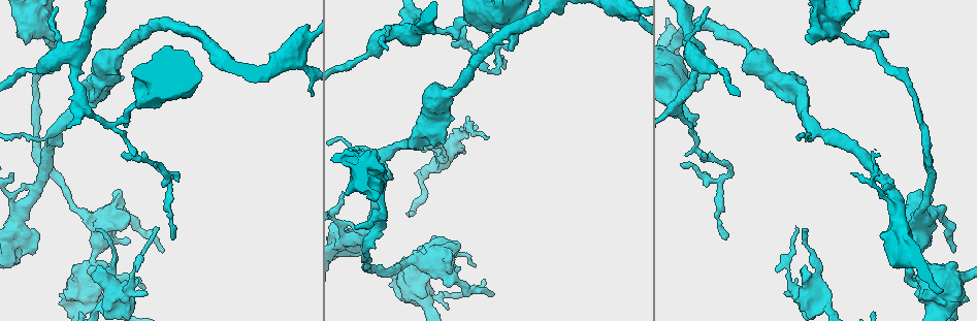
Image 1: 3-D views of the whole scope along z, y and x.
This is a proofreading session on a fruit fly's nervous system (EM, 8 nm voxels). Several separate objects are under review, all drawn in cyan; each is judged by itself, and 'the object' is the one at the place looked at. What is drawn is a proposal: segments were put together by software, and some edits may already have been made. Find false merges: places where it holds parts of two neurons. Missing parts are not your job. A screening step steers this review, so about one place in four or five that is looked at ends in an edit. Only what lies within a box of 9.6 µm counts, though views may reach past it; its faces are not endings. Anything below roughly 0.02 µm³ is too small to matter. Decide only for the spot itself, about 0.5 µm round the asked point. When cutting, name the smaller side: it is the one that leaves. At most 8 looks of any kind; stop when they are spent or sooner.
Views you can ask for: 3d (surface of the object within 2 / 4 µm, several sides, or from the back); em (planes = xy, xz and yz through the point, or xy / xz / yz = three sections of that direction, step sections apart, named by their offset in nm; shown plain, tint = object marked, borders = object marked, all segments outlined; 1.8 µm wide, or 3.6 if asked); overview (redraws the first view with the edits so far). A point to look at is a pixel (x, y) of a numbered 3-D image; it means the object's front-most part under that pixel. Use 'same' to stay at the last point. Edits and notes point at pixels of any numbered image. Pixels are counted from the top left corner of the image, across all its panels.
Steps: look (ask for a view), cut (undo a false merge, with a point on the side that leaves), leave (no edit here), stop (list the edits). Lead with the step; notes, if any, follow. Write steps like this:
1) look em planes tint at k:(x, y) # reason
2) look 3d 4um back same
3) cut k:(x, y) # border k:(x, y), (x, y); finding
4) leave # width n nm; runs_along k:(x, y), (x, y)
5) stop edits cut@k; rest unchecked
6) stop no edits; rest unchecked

look 3d 2um back at 1:(125, 118) # a narrow waist

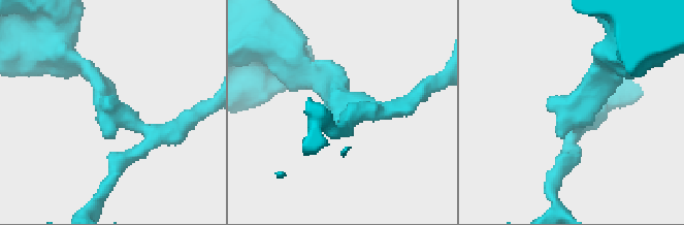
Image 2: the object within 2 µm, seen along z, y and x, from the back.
look em planes tint at 2:(575, 113) # arms 3

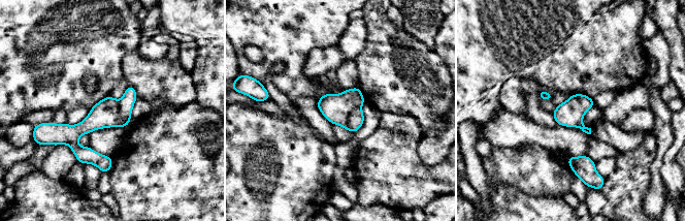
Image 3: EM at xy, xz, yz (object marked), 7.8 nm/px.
cut 3:(335, 107) # border 3:(360, 106), (348, 118), (354, 132); a second neuron is stuck on

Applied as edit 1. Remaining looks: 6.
look overview # redraw

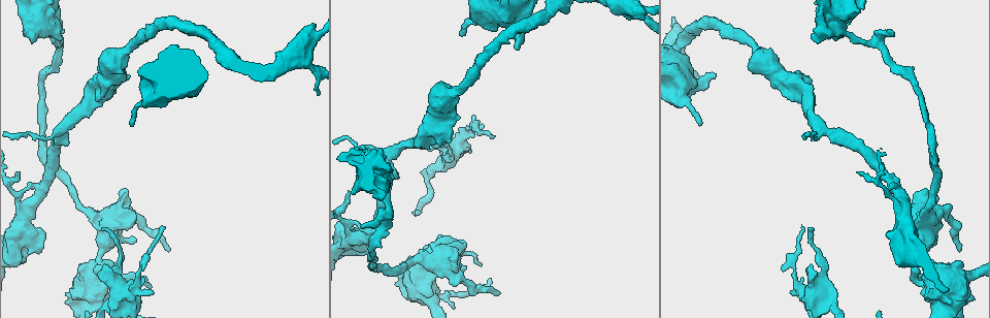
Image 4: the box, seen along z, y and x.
look em planes tint at 4:(141, 267) # thick turns thin

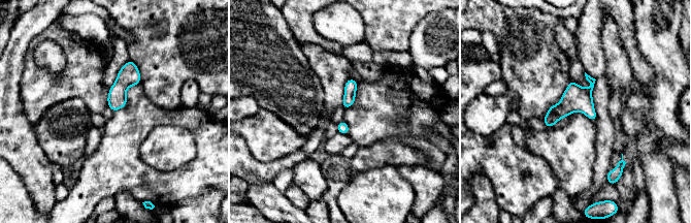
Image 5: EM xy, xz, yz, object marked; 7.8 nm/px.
leave # width 100 nm; one neuron here

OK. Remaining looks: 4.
look em 3.6um planes borders at 4:(20, 224) # arms part here

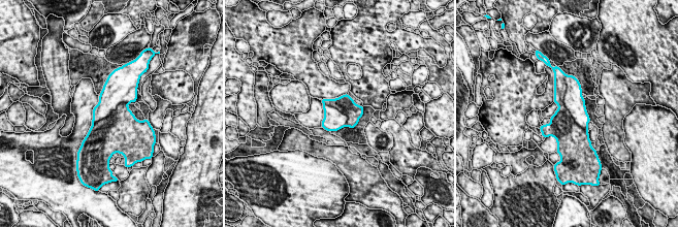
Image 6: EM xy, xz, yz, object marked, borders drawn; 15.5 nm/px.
cut 6:(561, 121) # width 460 nm; border 6:(563, 77), (563, 105), (587, 130); two neurons meet here

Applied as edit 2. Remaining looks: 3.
stop edits cut@3, cut@6; rest unchecked

